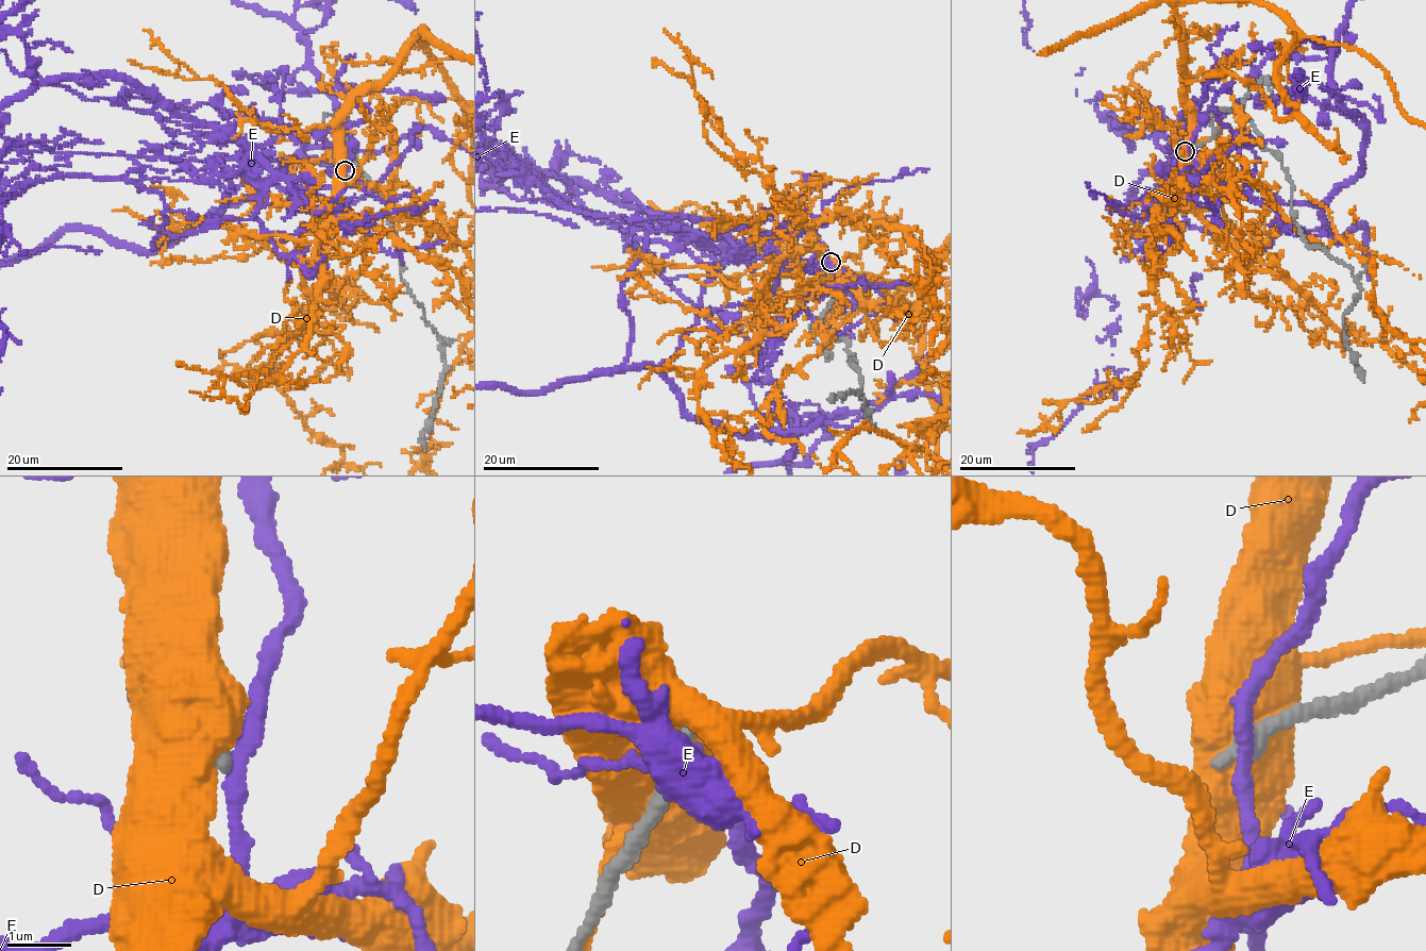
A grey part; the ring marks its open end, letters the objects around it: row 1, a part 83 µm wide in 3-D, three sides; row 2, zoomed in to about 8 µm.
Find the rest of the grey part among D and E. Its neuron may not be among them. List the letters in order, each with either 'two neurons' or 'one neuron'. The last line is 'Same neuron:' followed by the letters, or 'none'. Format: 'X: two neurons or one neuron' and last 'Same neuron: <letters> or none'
D: two neurons
E: two neurons
Same neuron: none

